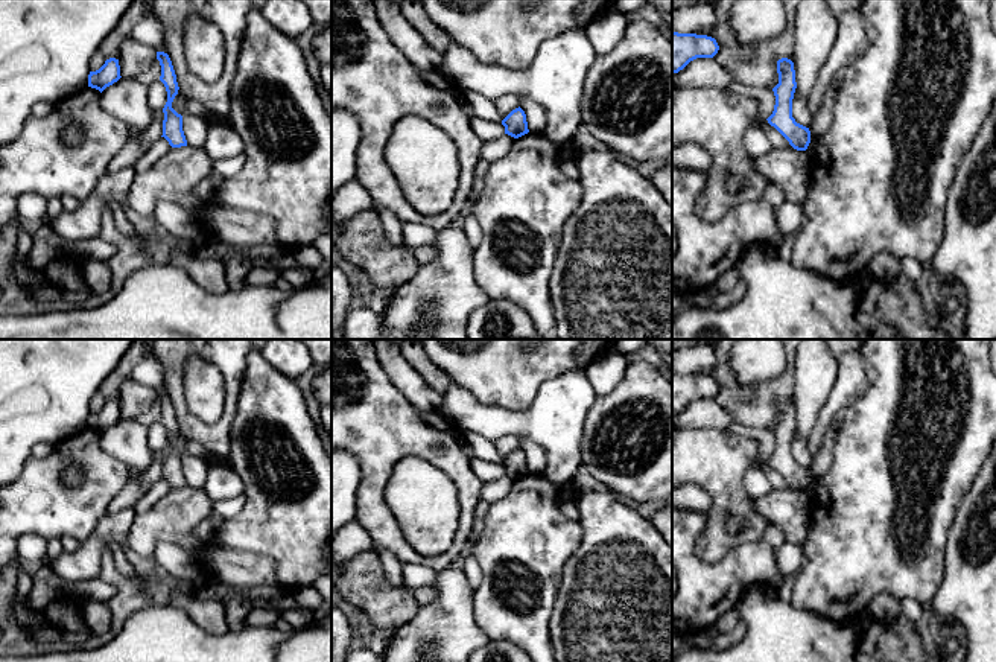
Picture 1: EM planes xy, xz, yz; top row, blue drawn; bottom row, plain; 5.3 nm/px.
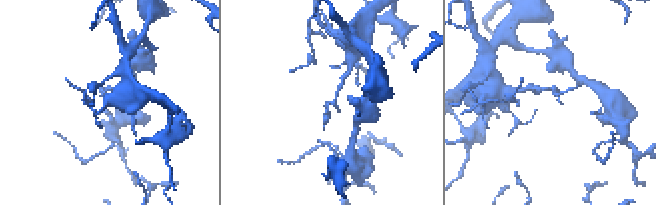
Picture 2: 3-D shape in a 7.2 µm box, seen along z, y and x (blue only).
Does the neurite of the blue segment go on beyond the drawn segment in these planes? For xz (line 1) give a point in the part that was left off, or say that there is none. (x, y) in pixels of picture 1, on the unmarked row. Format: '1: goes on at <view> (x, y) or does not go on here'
1: does not go on here

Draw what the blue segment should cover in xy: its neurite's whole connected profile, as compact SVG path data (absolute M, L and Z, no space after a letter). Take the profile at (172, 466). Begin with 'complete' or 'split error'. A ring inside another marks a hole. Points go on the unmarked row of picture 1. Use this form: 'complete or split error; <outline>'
complete; M157 393L157 400L161 406L160 422L164 425L167 432L167 443L163 449L164 461L161 478L164 478L172 489L187 487L187 481L182 472L182 457L172 449L172 443L179 431L172 402L164 393Z

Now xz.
complete; M520 447L512 450L502 461L502 466L505 467L505 475L508 475L508 476L511 476L514 479L519 479L519 478L529 473L528 463L526 463L526 455Z

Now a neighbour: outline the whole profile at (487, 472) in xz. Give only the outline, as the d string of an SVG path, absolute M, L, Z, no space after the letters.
M476 457L470 458L470 466L473 472L484 481L491 482L497 481L505 475L505 467L497 463L488 463L485 460L479 460Z

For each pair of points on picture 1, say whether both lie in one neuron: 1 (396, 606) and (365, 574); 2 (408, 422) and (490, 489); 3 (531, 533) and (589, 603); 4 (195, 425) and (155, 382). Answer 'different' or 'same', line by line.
1: same
2: different
3: different
4: different

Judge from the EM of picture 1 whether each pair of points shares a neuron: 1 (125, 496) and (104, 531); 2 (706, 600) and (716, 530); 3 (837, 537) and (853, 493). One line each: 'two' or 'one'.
1: two
2: two
3: one

